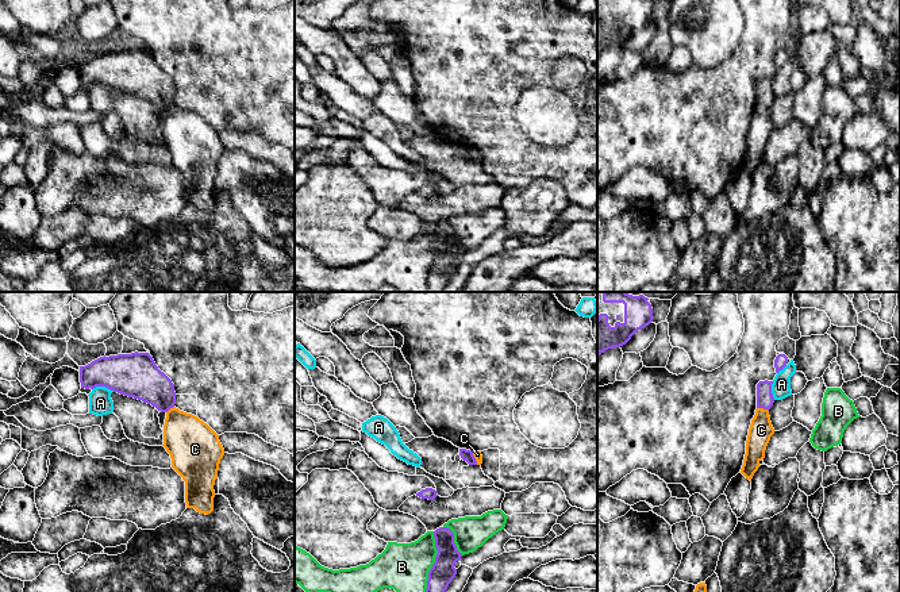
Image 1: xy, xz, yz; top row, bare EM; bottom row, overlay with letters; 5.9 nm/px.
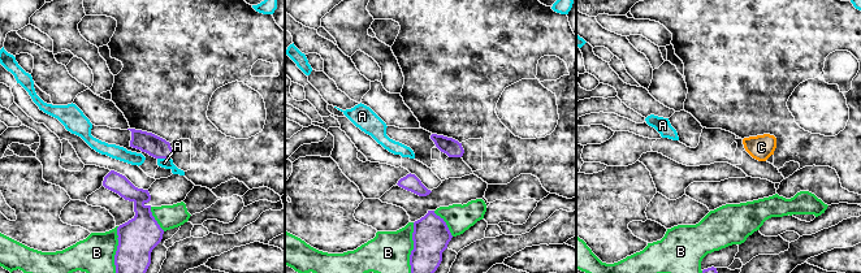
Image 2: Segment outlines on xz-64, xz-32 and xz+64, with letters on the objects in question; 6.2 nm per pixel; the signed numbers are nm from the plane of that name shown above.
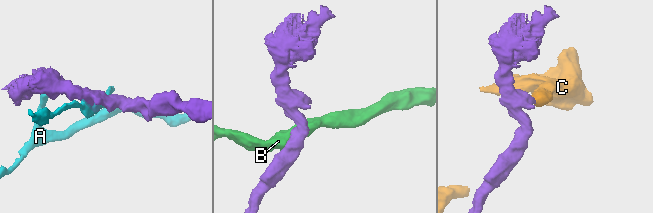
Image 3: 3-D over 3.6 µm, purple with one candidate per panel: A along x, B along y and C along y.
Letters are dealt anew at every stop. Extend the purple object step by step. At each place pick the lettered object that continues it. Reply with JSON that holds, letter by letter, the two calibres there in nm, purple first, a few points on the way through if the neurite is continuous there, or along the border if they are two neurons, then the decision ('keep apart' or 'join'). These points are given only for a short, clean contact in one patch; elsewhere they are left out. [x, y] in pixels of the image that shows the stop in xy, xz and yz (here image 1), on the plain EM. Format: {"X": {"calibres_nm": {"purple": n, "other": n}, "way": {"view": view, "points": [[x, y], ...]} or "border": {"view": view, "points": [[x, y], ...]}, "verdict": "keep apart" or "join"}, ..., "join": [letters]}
{"A": {"calibres_nm": {"purple": 260, "other": 140}, "verdict": "keep apart"}, "B": {"calibres_nm": {"purple": 140, "other": 280}, "verdict": "keep apart"}, "C": {"calibres_nm": {"purple": 100, "other": 140}, "border": {"view": "yz", "points": [[757, 104], [768, 108]]}, "verdict": "keep apart"}, "join": []}

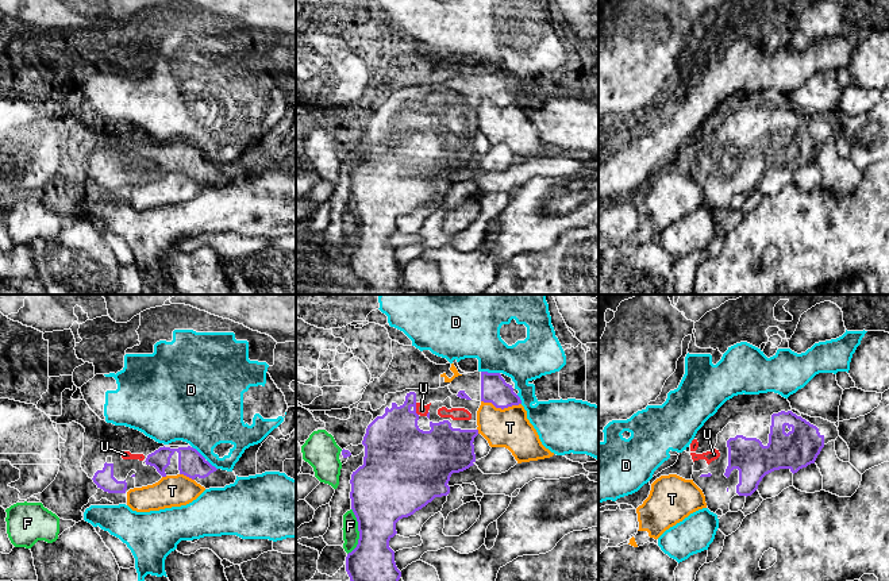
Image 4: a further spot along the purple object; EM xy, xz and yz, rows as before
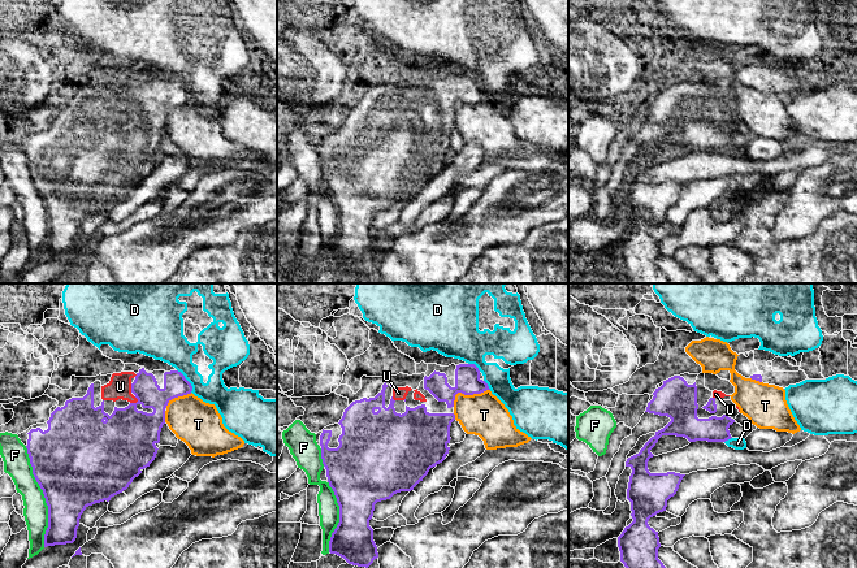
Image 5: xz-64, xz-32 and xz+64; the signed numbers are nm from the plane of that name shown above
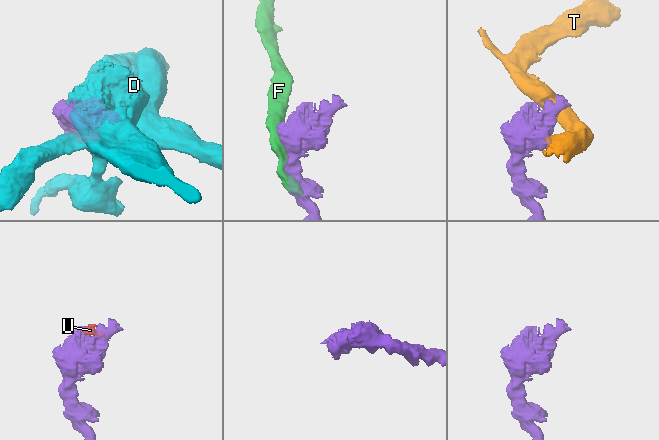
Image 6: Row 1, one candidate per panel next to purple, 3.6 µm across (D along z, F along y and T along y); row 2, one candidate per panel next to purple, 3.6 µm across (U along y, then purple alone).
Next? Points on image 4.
{"D": {"calibres_nm": {"purple": 160, "other": 380}, "verdict": "keep apart"}, "F": {"calibres_nm": {"purple": 360, "other": 100}, "verdict": "keep apart"}, "T": {"calibres_nm": {"purple": 160, "other": 240}, "border": {"view": "xz", "points": [[481, 97], [491, 99], [501, 106], [520, 102]]}, "verdict": "keep apart"}, "U": {"calibres_nm": {"purple": 360, "other": 70}, "way": {"view": "xz", "points": [[395, 143], [396, 129], [415, 107], [422, 107]]}, "verdict": "join"}, "join": ["U"]}

